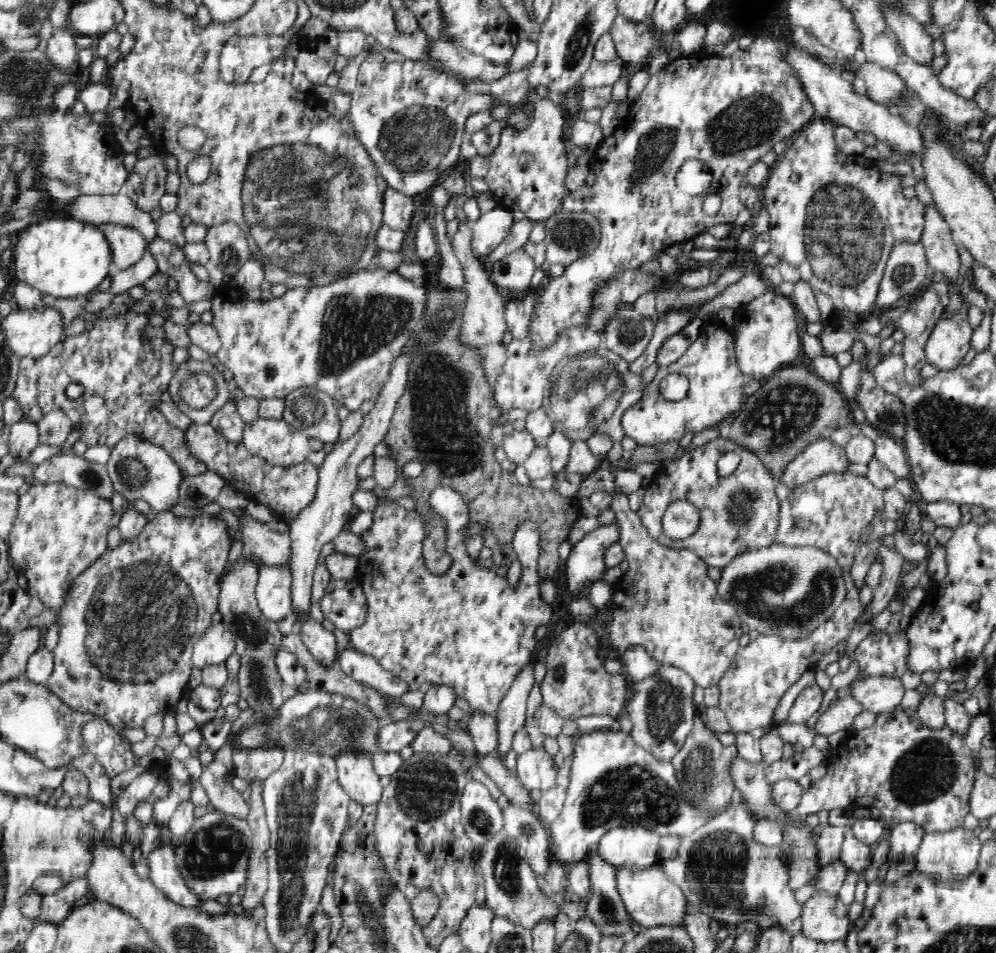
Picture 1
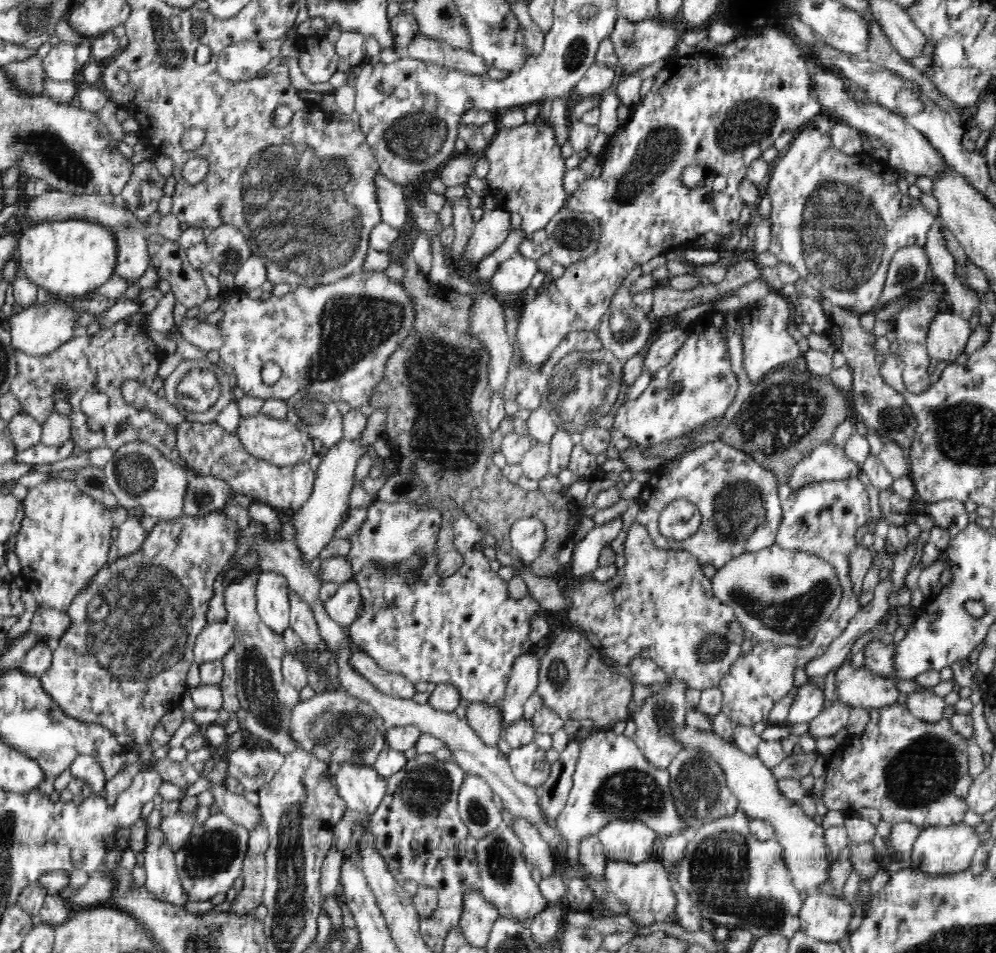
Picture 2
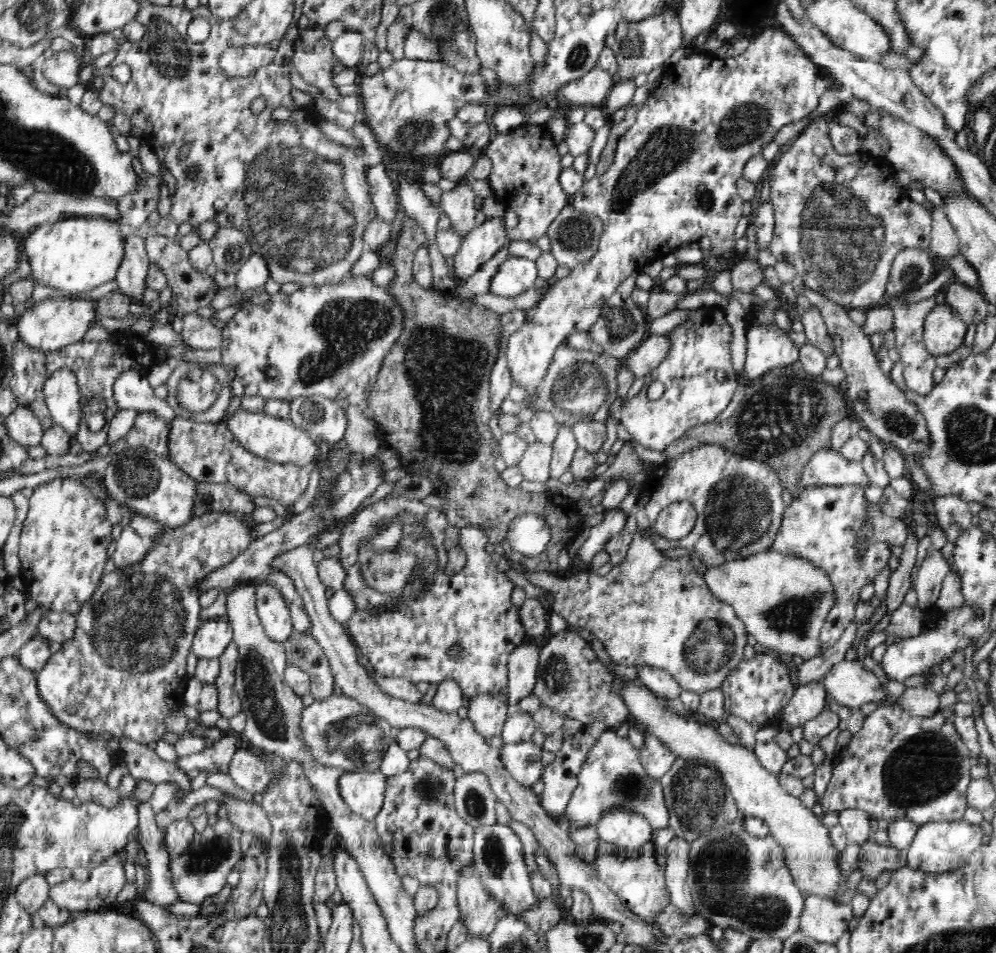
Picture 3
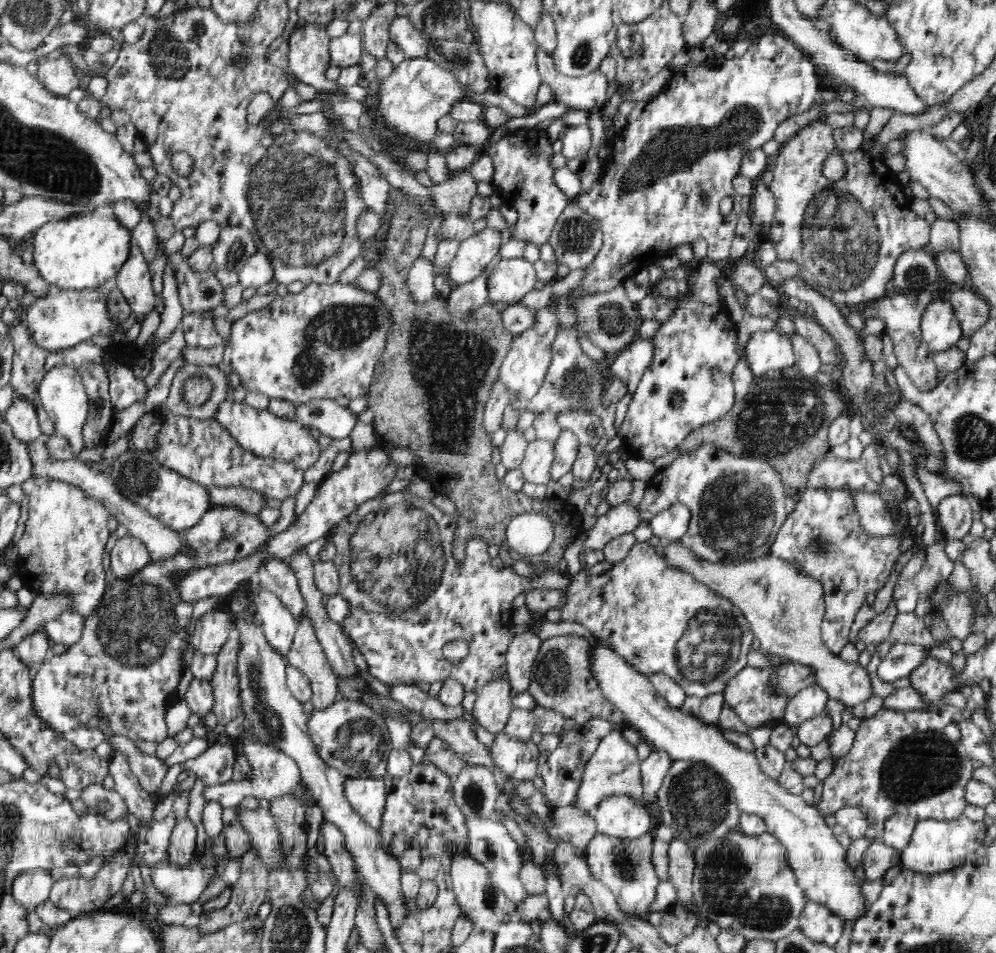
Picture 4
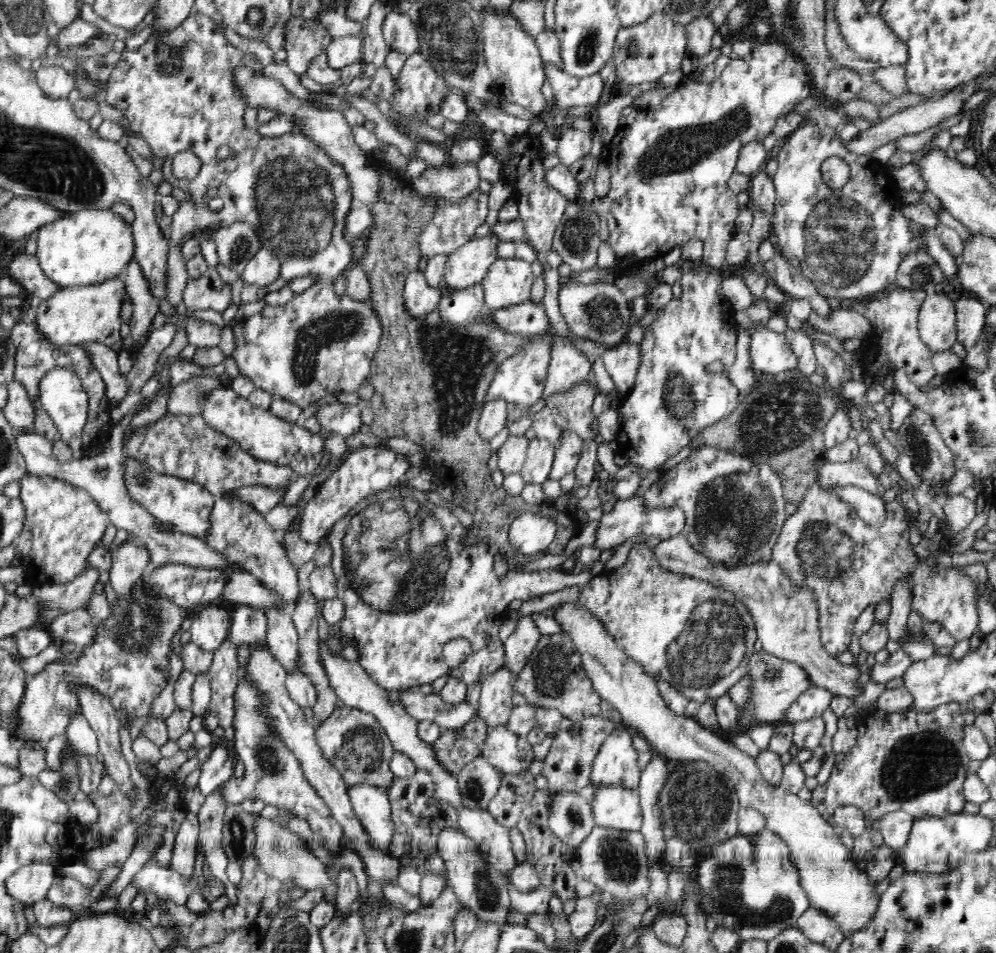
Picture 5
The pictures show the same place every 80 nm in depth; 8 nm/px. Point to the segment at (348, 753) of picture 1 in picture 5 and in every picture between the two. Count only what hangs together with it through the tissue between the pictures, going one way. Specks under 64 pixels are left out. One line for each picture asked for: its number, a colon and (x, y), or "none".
2: (362, 788)
3: (364, 792)
4: (367, 795)
5: (370, 802)

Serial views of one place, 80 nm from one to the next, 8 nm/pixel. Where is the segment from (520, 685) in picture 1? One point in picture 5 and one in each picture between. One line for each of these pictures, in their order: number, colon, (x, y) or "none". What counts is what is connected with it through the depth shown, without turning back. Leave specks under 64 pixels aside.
2: (523, 681)
3: (523, 663)
4: (523, 648)
5: (519, 645)

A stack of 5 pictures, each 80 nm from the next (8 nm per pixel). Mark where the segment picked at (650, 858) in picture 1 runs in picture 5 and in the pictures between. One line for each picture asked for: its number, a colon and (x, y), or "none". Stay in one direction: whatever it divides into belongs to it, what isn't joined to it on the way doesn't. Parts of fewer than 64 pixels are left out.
2: (624, 841)
3: (627, 832)
4: (618, 816)
5: (614, 807)

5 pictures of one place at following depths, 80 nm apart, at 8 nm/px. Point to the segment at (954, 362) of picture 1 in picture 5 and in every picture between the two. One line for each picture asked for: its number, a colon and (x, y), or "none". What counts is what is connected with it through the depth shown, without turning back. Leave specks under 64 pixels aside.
2: (948, 333)
3: (944, 332)
4: (940, 330)
5: (937, 321)

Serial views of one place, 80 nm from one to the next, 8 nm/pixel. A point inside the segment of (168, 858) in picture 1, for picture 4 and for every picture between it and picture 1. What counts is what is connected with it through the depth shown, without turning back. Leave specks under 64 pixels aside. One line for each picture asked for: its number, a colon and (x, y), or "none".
2: (162, 879)
3: (151, 838)
4: (139, 803)

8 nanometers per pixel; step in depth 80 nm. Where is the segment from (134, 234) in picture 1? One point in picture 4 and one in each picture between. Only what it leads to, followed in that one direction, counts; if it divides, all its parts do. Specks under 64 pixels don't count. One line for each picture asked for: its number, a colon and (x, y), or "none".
2: (132, 261)
3: (131, 275)
4: (134, 280)

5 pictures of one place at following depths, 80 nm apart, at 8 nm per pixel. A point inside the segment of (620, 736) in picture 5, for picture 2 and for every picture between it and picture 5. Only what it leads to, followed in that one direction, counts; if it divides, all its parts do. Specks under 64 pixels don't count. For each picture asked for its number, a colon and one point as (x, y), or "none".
2: (612, 780)
3: (612, 777)
4: (614, 769)

